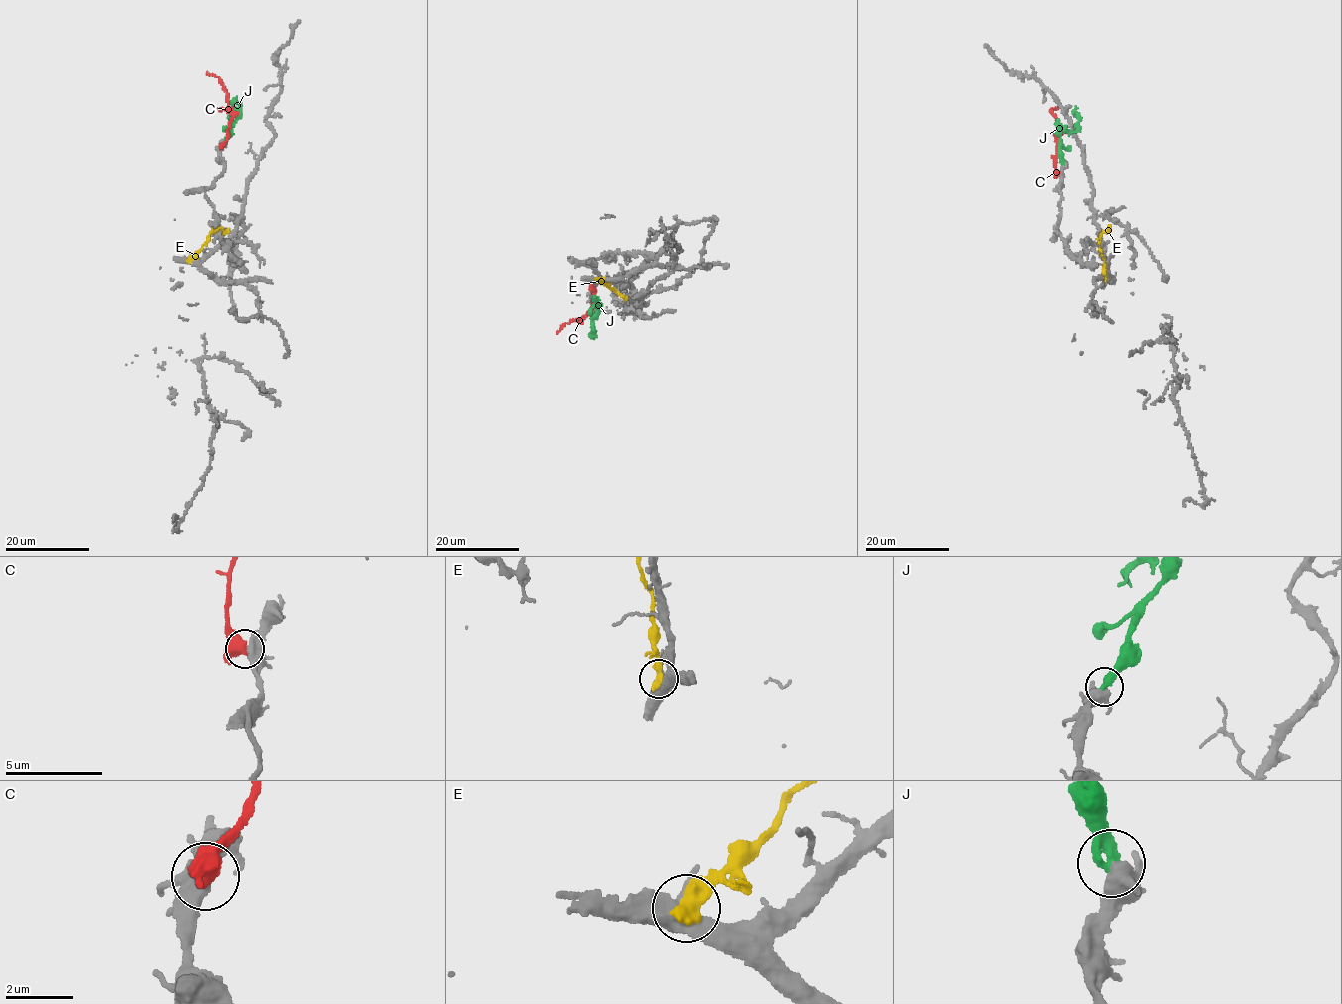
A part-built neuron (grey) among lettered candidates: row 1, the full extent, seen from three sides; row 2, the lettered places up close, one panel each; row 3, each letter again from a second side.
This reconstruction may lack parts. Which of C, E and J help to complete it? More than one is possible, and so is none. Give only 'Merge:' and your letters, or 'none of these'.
Merge: J

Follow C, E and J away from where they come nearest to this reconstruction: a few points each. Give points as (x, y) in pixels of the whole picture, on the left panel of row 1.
C: (222, 147), (233, 113), (219, 79), (206, 73)
E: (189, 260), (210, 233), (219, 227), (225, 231), (228, 228)
J: (225, 141), (239, 112), (230, 116), (237, 97)

